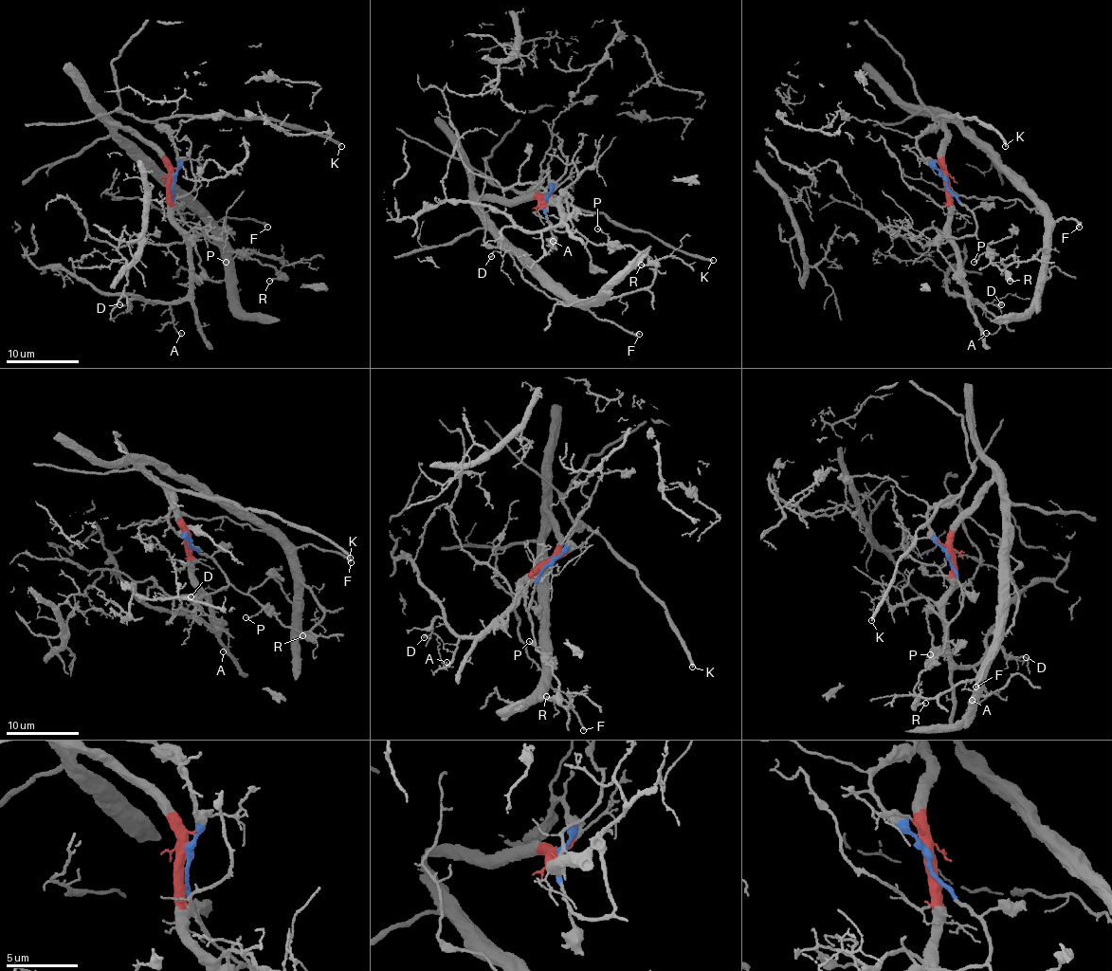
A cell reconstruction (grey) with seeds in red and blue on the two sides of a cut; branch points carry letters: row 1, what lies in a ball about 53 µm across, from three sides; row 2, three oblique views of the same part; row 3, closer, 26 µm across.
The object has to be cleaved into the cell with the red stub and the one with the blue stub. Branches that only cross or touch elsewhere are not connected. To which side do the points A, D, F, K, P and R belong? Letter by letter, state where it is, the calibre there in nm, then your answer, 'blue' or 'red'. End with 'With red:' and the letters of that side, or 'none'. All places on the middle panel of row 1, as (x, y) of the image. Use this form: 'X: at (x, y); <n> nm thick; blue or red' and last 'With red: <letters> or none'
A: at (553, 241); 100 nm thick; red
D: at (491, 256); 120 nm thick; red
F: at (639, 334); 130 nm thick; red
K: at (713, 260); 280 nm thick; blue
P: at (597, 229); 140 nm thick; blue
R: at (641, 265); 180 nm thick; blue
With red: A, D, F

